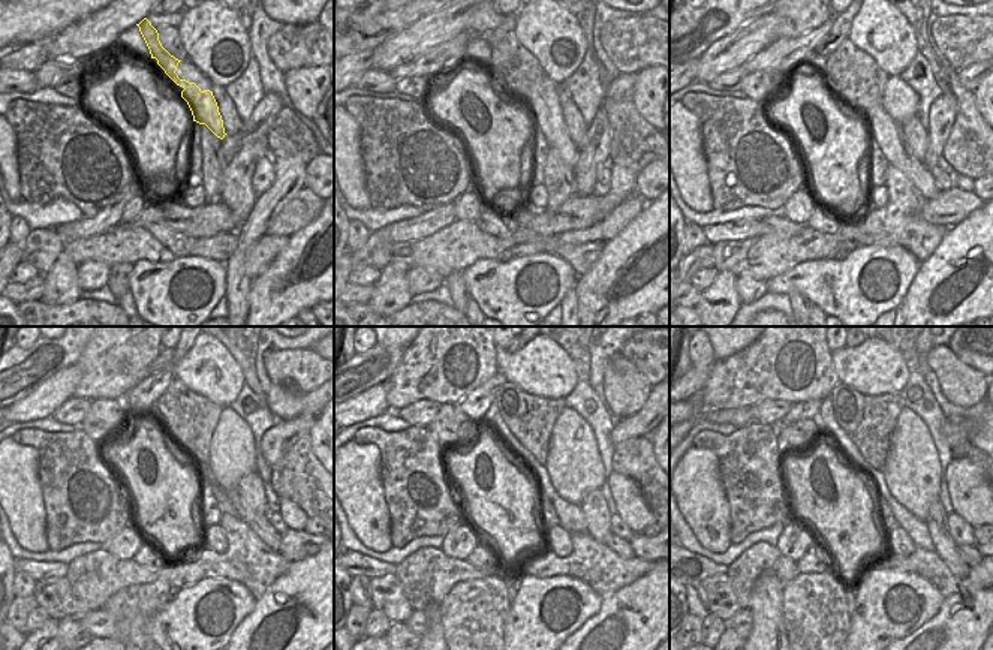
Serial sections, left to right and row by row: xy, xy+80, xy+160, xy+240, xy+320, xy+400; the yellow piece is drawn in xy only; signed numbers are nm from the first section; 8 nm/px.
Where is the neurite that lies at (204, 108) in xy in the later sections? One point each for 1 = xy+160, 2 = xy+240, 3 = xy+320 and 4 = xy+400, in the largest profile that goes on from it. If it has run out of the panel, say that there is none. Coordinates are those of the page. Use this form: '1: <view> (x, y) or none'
1: xy+160 (890, 138)
2: xy+240 (259, 524)
3: xy+320 (616, 544)
4: xy+400 (969, 554)

